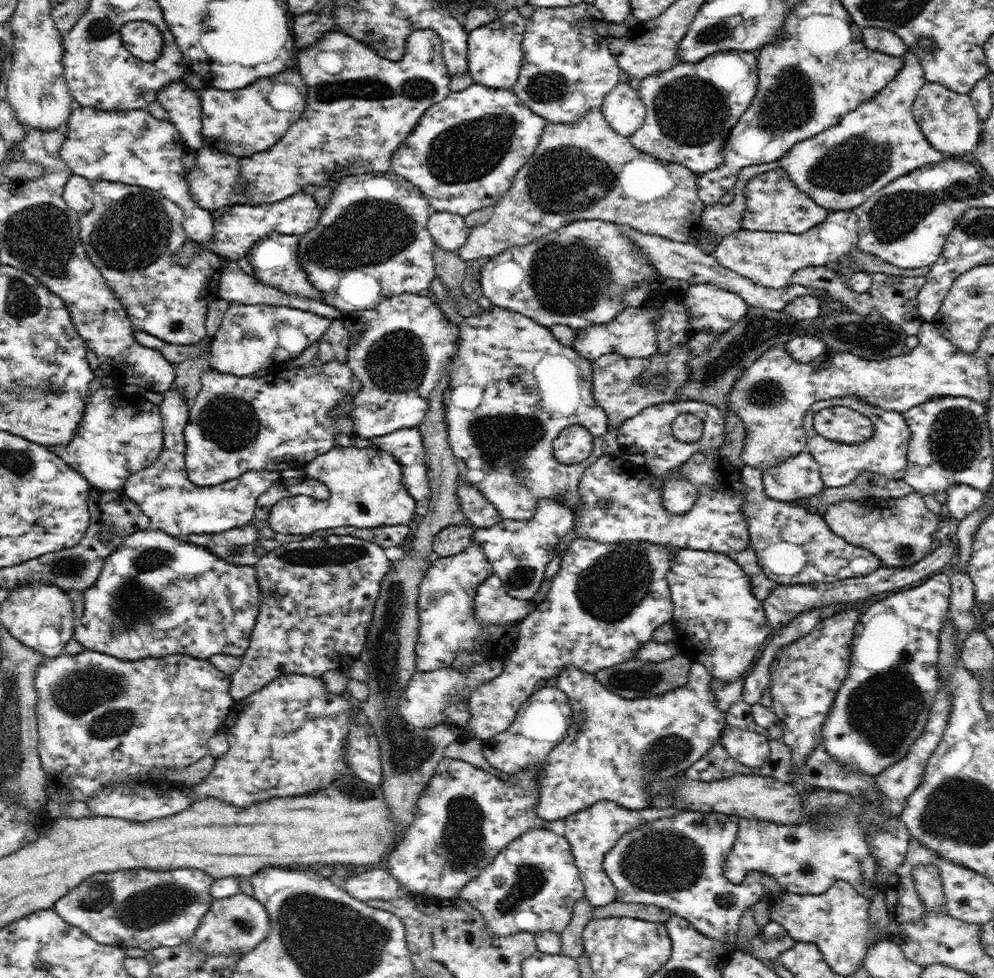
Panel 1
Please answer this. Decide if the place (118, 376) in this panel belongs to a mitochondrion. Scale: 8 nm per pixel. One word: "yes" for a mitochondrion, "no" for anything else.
no

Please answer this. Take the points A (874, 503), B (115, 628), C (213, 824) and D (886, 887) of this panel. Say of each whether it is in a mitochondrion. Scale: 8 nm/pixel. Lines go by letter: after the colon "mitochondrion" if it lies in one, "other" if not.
A: other
B: mitochondrion
C: other
D: other

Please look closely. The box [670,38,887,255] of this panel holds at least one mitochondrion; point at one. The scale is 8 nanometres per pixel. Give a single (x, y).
(788, 105)

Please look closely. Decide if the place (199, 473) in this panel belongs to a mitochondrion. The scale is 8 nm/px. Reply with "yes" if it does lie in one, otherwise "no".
no

